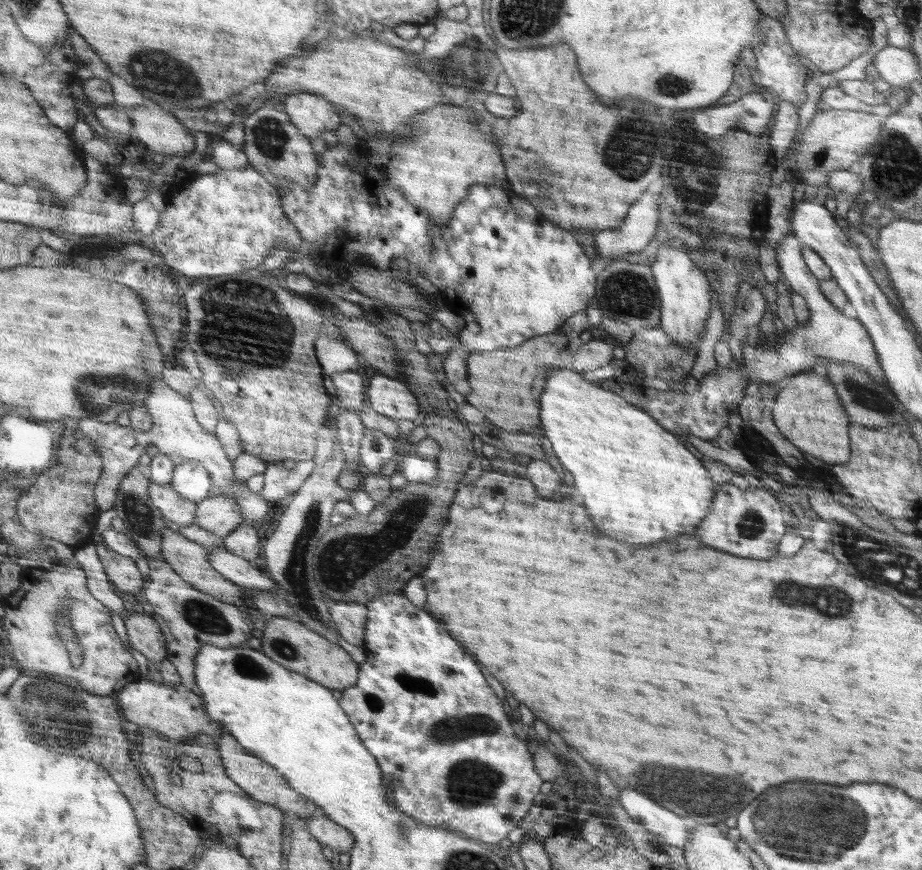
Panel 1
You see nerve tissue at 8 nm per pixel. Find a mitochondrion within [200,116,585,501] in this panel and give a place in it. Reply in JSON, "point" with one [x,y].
{"point":[377,313]}

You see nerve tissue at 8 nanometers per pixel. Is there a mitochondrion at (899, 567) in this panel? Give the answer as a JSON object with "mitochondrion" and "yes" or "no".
{"mitochondrion":"yes"}

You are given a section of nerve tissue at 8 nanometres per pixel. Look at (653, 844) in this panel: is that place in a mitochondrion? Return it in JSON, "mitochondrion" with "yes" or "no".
{"mitochondrion":"yes"}

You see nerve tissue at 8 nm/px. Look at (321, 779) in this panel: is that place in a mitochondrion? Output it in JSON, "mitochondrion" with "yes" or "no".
{"mitochondrion":"no"}

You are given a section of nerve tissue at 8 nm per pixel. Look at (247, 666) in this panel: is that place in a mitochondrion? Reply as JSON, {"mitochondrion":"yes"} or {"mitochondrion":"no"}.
{"mitochondrion":"yes"}

